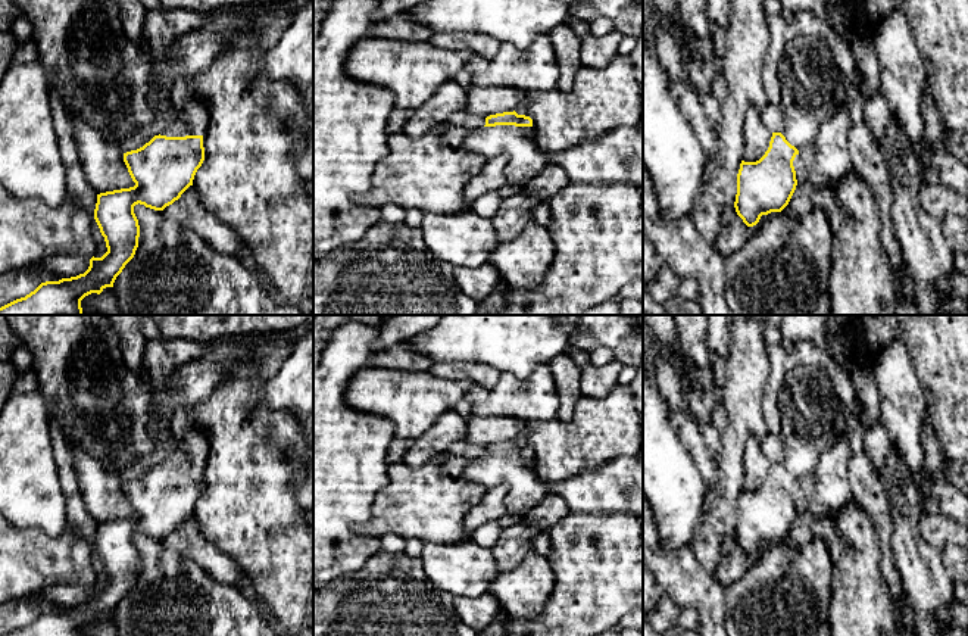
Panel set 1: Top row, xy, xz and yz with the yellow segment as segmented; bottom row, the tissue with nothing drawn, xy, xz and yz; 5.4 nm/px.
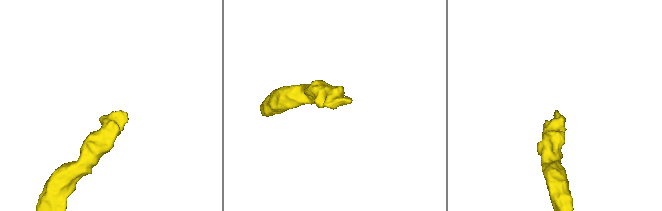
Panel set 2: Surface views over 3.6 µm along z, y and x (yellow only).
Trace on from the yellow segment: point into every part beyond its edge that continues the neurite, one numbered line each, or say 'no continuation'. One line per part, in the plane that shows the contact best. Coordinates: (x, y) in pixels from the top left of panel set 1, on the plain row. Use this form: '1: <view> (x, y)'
1: xz (525, 490)

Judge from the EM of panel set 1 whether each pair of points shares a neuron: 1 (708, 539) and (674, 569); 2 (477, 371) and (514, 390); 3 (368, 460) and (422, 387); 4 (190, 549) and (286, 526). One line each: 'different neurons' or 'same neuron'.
1: different neurons
2: different neurons
3: different neurons
4: different neurons

